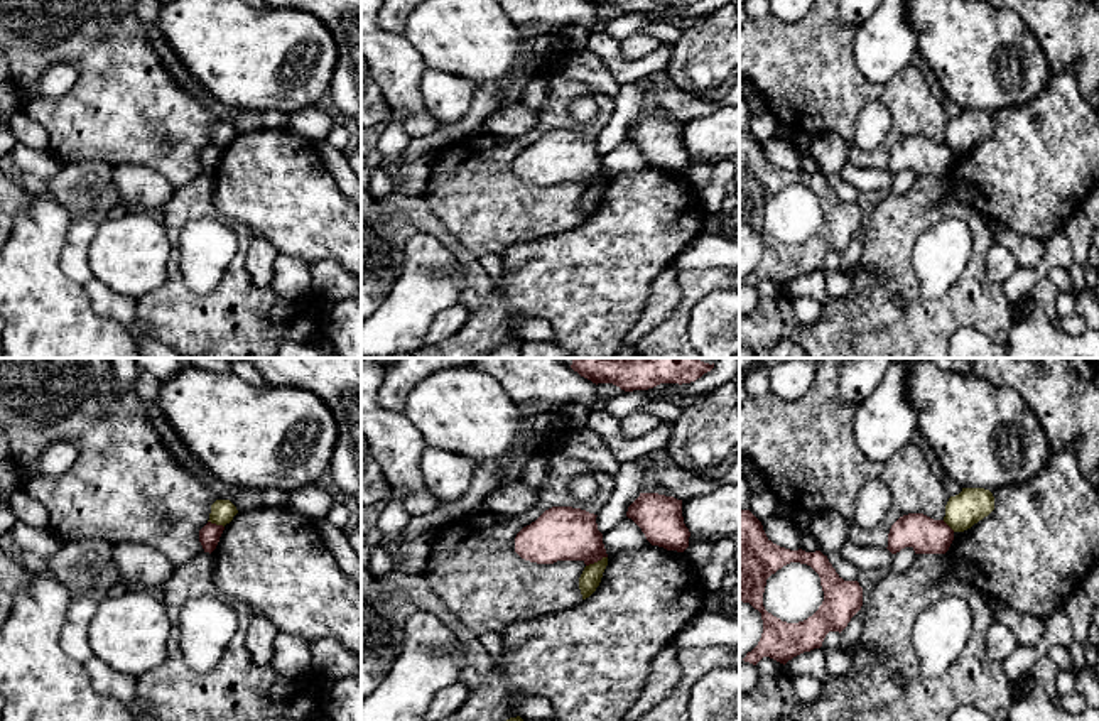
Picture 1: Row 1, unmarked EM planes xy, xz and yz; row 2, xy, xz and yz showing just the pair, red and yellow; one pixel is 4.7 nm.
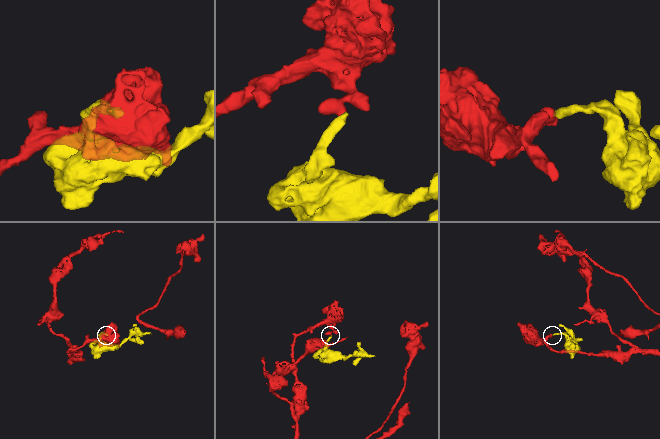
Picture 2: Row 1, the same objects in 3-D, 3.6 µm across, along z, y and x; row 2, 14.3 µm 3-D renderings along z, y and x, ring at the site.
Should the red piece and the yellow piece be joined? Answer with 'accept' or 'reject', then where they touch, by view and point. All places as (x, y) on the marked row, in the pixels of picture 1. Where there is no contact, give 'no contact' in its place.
reject; contact xz (596, 561)

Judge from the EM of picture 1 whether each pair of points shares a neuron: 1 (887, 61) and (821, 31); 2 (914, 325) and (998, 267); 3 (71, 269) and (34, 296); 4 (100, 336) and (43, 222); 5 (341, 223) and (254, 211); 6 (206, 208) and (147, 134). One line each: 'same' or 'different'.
1: different
2: different
3: different
4: same
5: same
6: different

